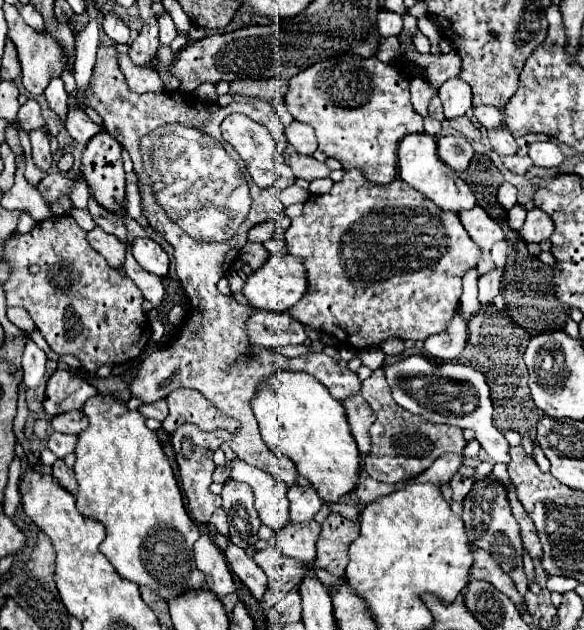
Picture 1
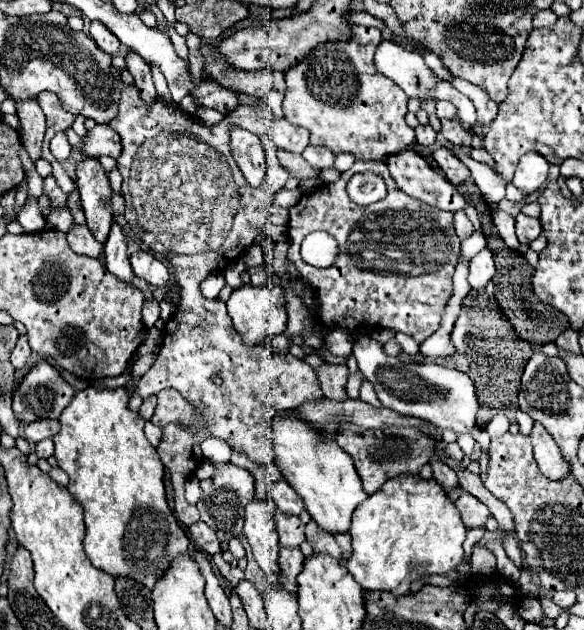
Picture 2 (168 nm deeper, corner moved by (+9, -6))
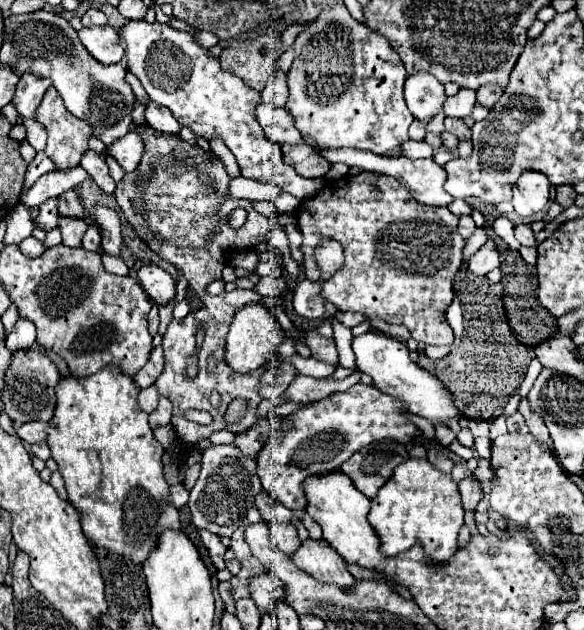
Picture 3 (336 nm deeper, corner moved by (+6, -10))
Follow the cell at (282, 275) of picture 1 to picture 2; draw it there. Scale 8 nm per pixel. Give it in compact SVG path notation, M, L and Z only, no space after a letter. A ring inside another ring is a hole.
M244 284L242 288L232 292L226 306L228 306L228 316L232 318L236 332L242 336L242 342L248 346L264 344L272 336L278 336L286 330L288 320L286 320L286 306L284 306L284 290L276 284L270 284L264 288Z

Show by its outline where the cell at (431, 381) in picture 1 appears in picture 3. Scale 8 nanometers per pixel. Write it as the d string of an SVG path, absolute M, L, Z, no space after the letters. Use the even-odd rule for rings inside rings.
M367 332L361 336L353 338L353 352L357 360L357 368L373 378L373 386L381 390L383 394L389 394L397 398L399 402L407 404L407 410L427 418L431 424L449 424L449 422L459 422L461 412L455 406L451 390L431 372L419 368L415 362L409 358L409 348L405 342L399 342L397 338L377 334L377 332Z

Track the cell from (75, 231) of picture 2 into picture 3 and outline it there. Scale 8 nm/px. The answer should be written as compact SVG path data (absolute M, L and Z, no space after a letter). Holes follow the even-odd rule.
M61 216L59 218L59 228L61 228L61 234L63 234L63 244L71 246L71 248L77 248L77 246L81 246L83 234L87 230L87 222L79 220L79 218Z

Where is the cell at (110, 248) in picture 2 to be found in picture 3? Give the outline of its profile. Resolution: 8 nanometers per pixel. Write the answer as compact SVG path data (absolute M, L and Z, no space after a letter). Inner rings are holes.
M97 206L89 212L89 220L97 222L101 228L101 246L103 252L109 256L121 256L123 236L121 236L121 220L119 214L111 208Z

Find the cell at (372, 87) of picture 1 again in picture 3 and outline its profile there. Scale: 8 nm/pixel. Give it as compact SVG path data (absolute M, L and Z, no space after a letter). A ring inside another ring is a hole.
M335 4L297 36L293 48L297 50L297 58L287 74L289 98L285 108L293 116L297 130L325 148L359 148L373 154L391 154L409 140L407 128L413 122L413 114L403 100L407 72L401 58L397 58L381 34L351 18L343 4Z

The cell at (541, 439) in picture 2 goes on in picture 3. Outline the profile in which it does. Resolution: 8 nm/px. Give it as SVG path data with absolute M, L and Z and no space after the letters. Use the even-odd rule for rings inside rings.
M521 400L521 402L519 402L519 412L523 414L523 418L525 418L525 422L527 422L529 432L533 434L533 438L535 438L541 446L545 446L547 450L553 450L553 440L551 440L551 436L549 436L549 430L547 430L547 426L545 426L545 422L541 420L539 414L533 414L533 412L529 410L527 400Z

